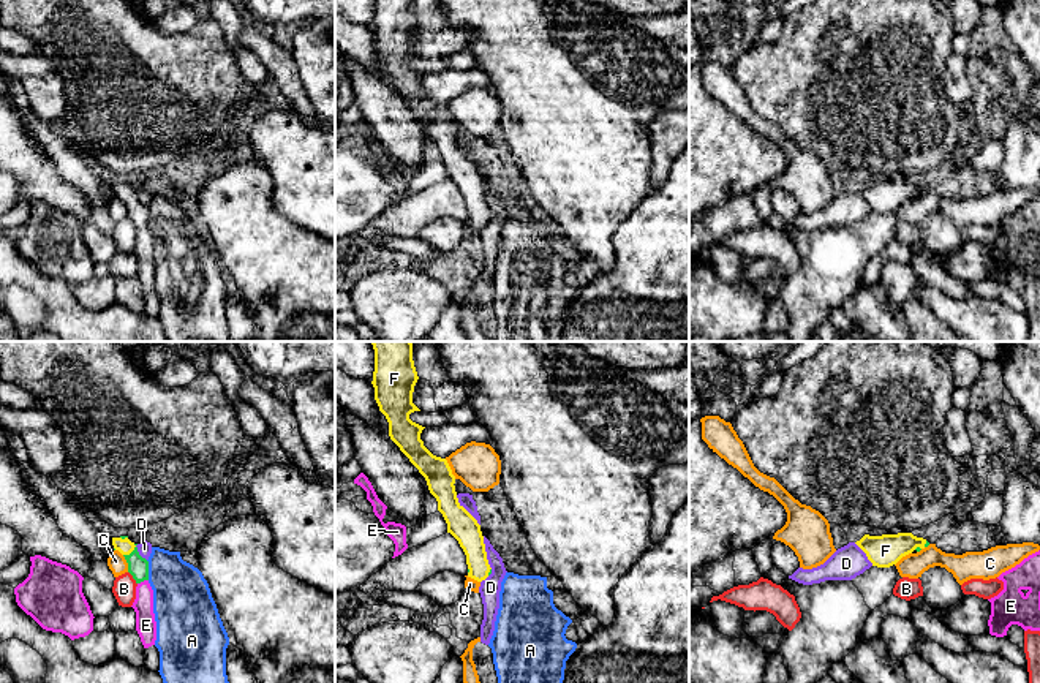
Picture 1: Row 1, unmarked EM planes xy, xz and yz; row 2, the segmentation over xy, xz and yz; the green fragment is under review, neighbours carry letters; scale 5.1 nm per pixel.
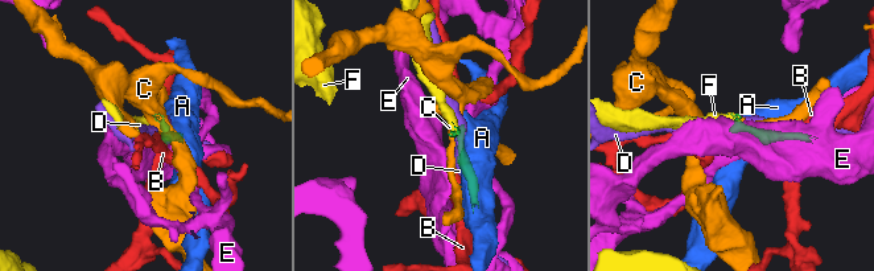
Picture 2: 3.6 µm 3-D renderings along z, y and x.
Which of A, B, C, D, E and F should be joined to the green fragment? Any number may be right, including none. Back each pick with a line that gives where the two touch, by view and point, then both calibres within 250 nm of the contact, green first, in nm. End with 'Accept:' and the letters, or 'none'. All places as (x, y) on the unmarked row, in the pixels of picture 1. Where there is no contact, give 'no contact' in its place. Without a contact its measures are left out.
F: meets green in xy at (131, 198); 110 nm thick on the green side, 80 nm on the other
Accept: F

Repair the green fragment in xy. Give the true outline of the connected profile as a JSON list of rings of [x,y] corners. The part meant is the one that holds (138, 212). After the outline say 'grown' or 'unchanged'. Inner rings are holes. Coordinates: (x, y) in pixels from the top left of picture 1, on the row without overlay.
[[[128,182],[112,183],[114,196],[119,196],[126,209],[128,218],[133,221],[136,229],[149,226],[149,207],[138,198],[138,190],[131,188]]]; grown

